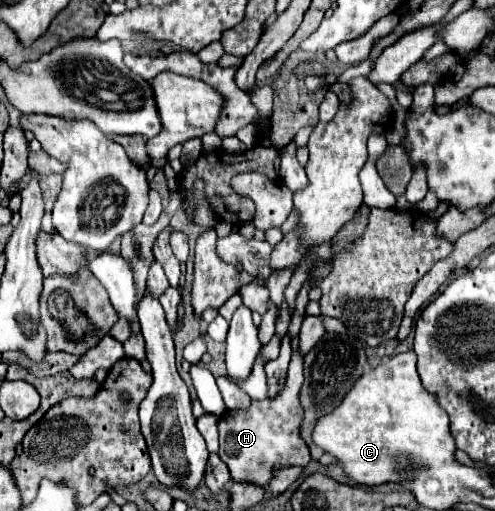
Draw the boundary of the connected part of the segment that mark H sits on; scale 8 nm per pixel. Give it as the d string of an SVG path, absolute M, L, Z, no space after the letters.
M295 351L293 357L291 357L291 363L289 363L285 391L277 399L273 399L273 401L269 401L269 399L253 401L253 405L247 411L227 413L225 417L219 419L219 457L227 463L233 481L249 481L249 483L267 487L269 479L271 479L271 467L275 463L279 463L279 465L307 465L311 461L307 443L303 441L303 437L299 433L301 421L303 421L303 411L301 411L301 405L299 405L301 385L303 385L303 359Z

